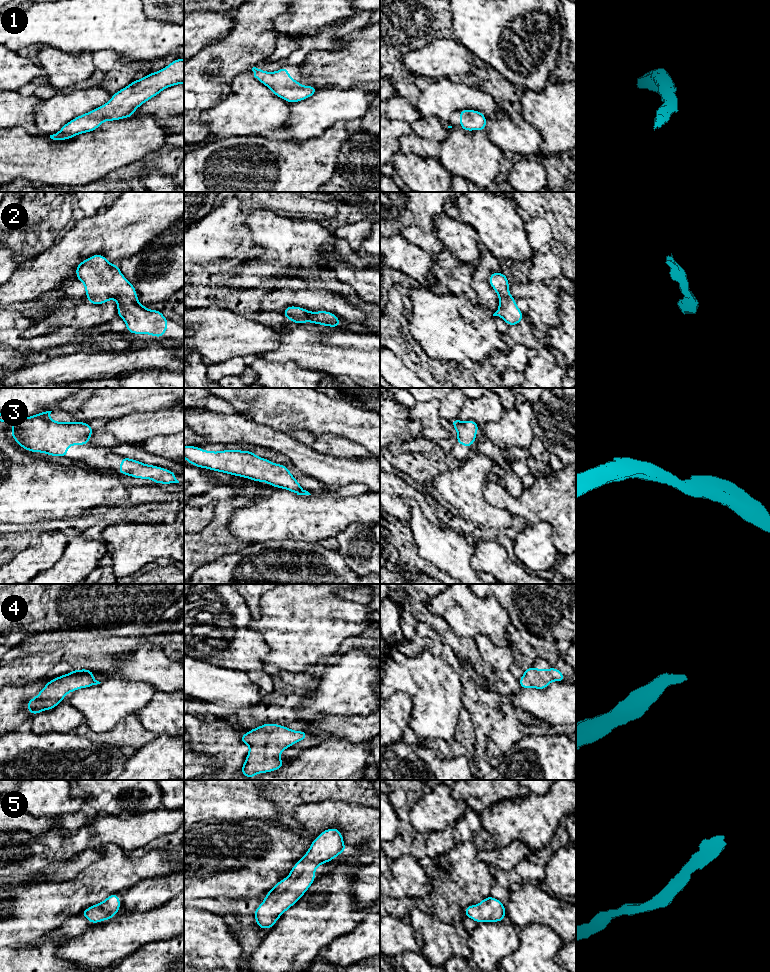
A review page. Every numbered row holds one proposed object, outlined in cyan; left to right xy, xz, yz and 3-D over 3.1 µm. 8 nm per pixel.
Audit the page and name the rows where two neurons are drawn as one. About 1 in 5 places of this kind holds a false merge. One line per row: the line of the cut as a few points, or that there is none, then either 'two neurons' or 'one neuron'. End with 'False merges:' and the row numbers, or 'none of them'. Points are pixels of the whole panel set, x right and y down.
1: no cut | one neuron
2: no cut | one neuron
3: no cut | one neuron
4: no cut | one neuron
5: no cut | one neuron
False merges: none of them

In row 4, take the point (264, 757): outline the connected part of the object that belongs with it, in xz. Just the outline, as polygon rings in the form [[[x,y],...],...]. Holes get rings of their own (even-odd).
[[[266,723],[250,729],[247,734],[241,734],[240,742],[250,746],[240,772],[250,778],[258,773],[268,773],[279,770],[285,762],[279,755],[287,748],[308,738],[305,731],[295,731],[286,726]]]

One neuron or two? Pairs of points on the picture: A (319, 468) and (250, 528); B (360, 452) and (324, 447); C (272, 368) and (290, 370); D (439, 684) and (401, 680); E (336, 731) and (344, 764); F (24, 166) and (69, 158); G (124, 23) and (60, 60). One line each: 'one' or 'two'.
A: two
B: one
C: one
D: one
E: two
F: one
G: two

